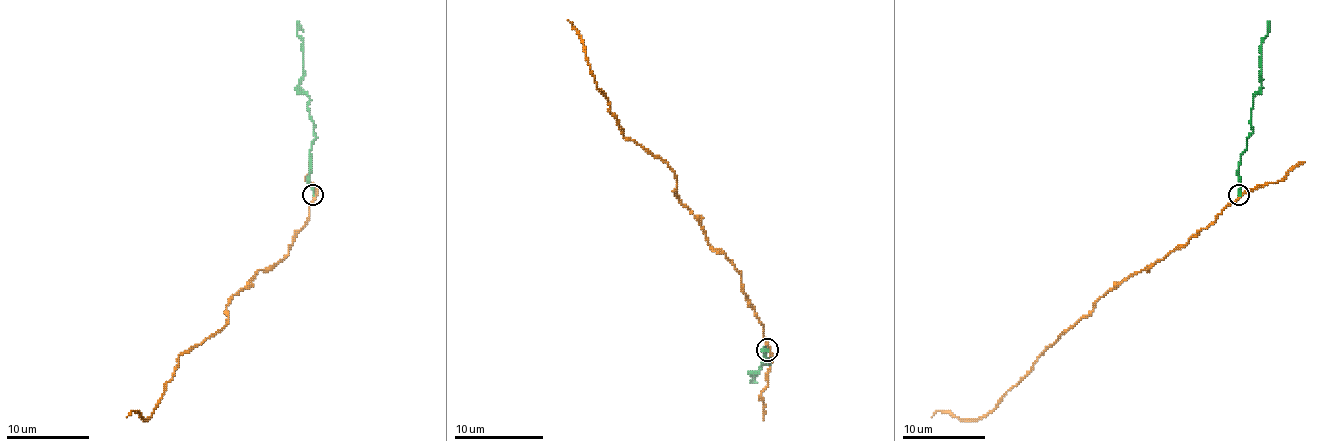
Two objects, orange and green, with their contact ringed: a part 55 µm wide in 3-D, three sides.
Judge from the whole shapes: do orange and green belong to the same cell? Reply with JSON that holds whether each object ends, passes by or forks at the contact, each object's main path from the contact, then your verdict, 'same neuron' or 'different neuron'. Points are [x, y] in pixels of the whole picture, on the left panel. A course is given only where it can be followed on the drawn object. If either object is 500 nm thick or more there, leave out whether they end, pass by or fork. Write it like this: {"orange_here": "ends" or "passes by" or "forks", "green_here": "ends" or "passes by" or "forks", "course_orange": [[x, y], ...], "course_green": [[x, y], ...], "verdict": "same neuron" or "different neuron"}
{"orange_here": "passes by", "green_here": "ends", "course_orange": [[313, 195], [288, 253], [232, 297], [224, 326], [178, 357], [147, 419], [135, 411], [127, 417]], "course_green": [[313, 195], [309, 162], [315, 133], [307, 106], [309, 96], [299, 85], [303, 40], [297, 33], [297, 21]], "verdict": "different neuron"}

